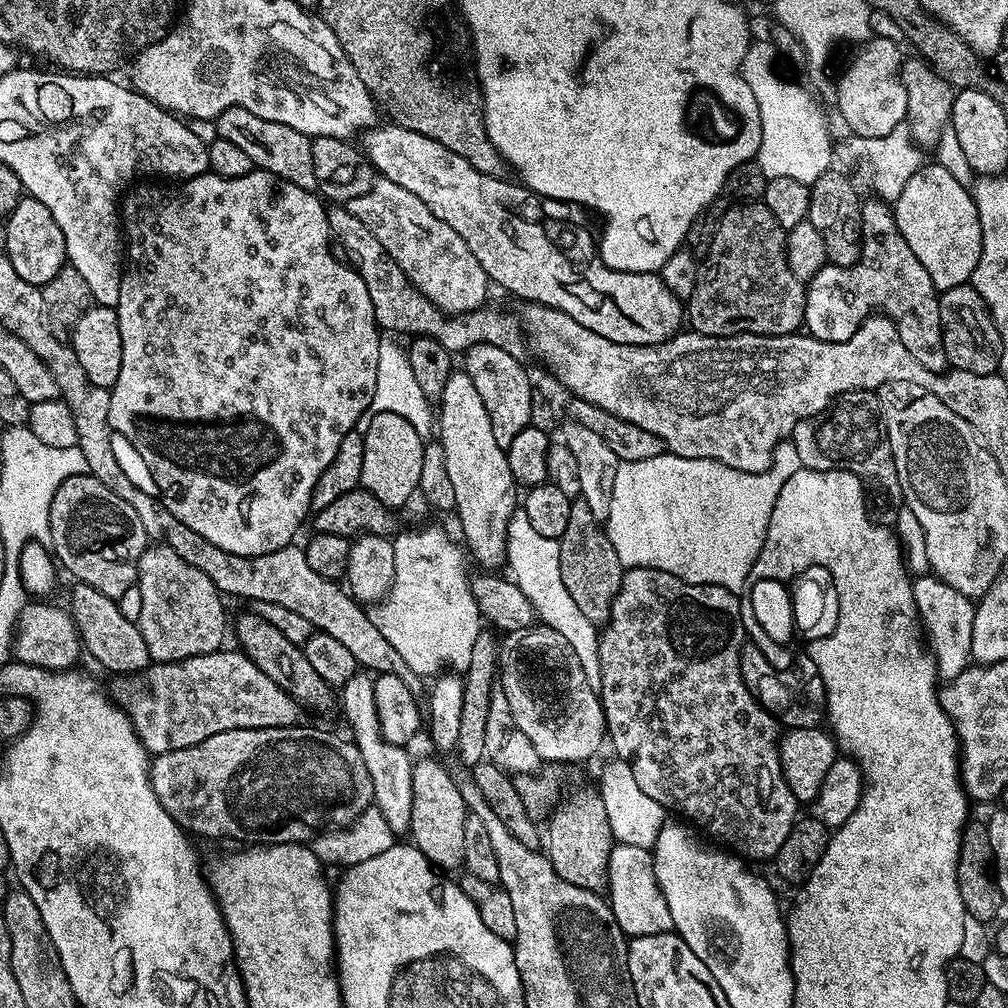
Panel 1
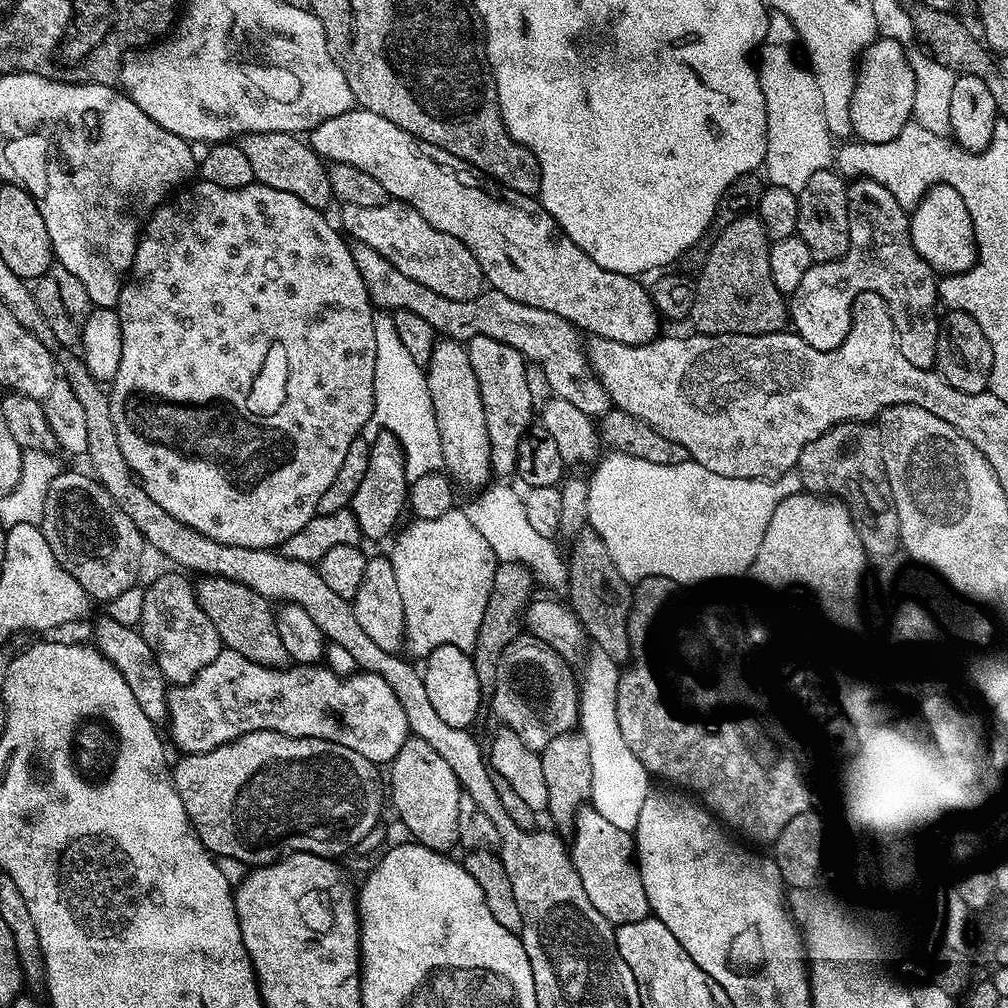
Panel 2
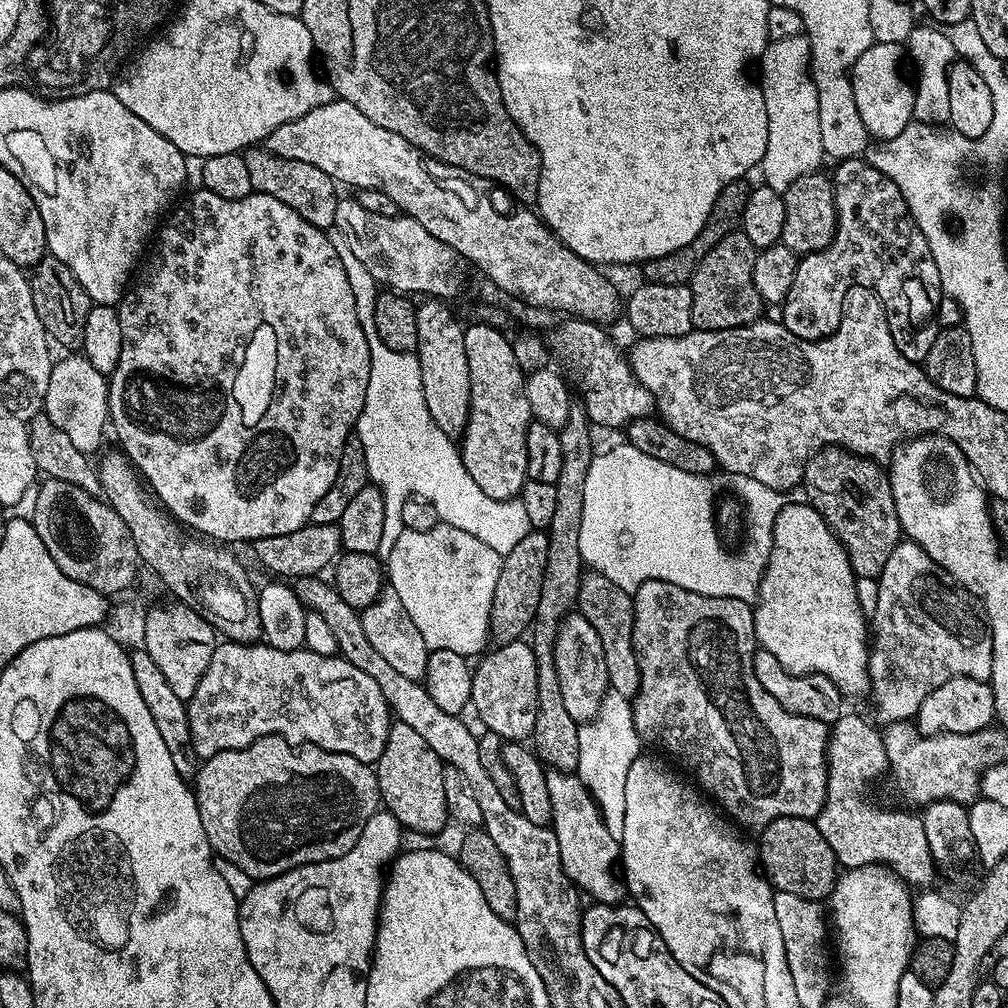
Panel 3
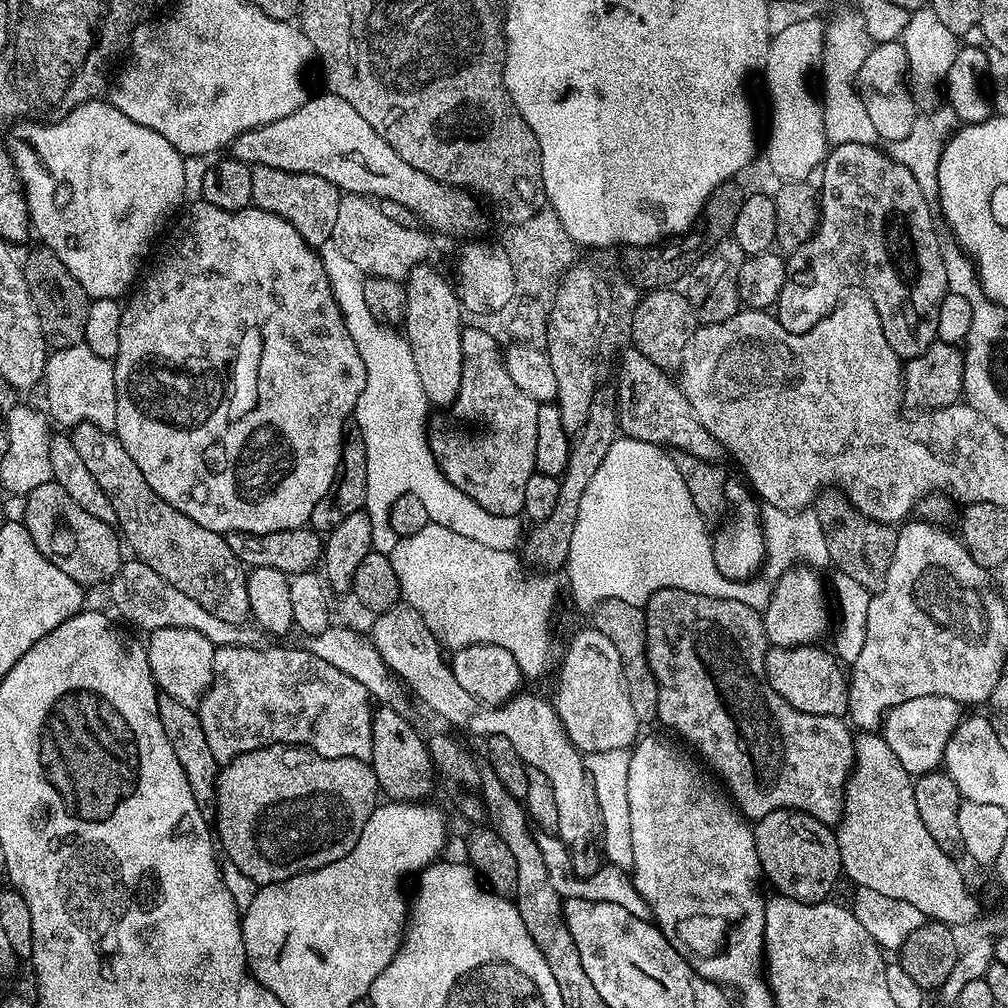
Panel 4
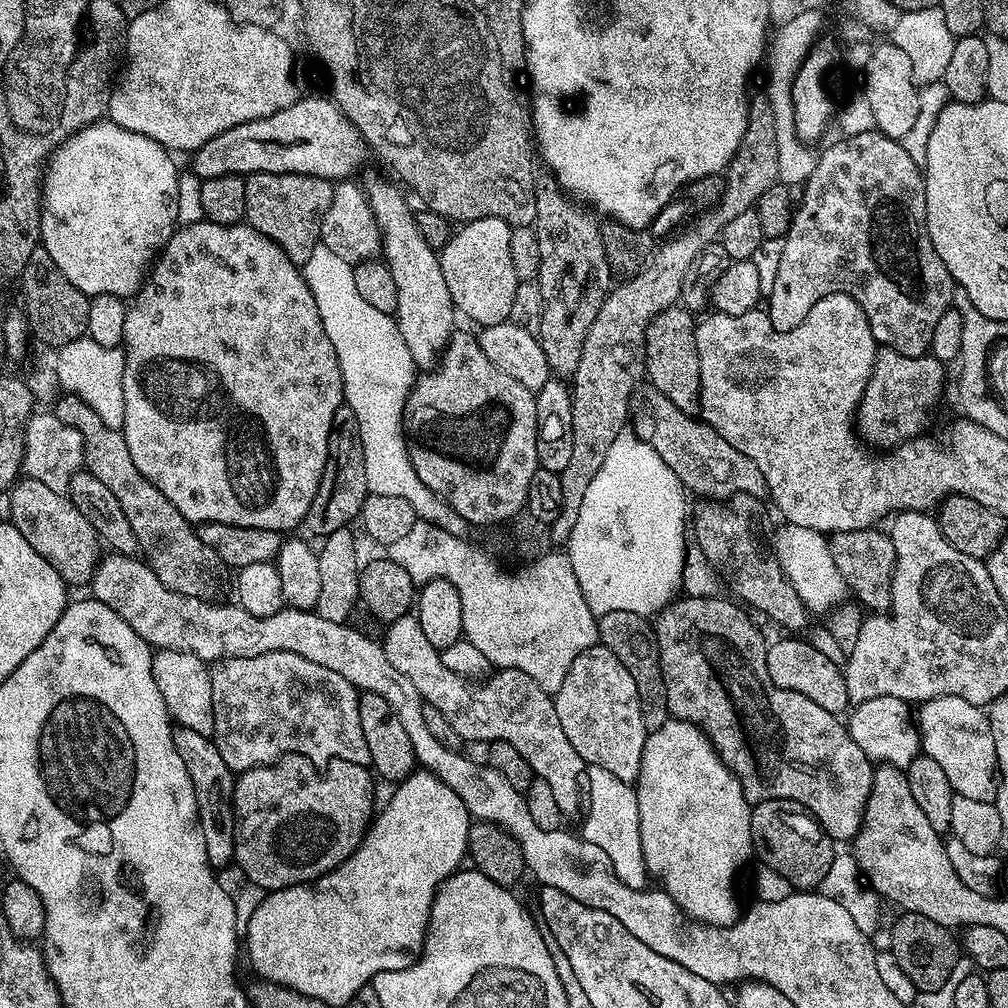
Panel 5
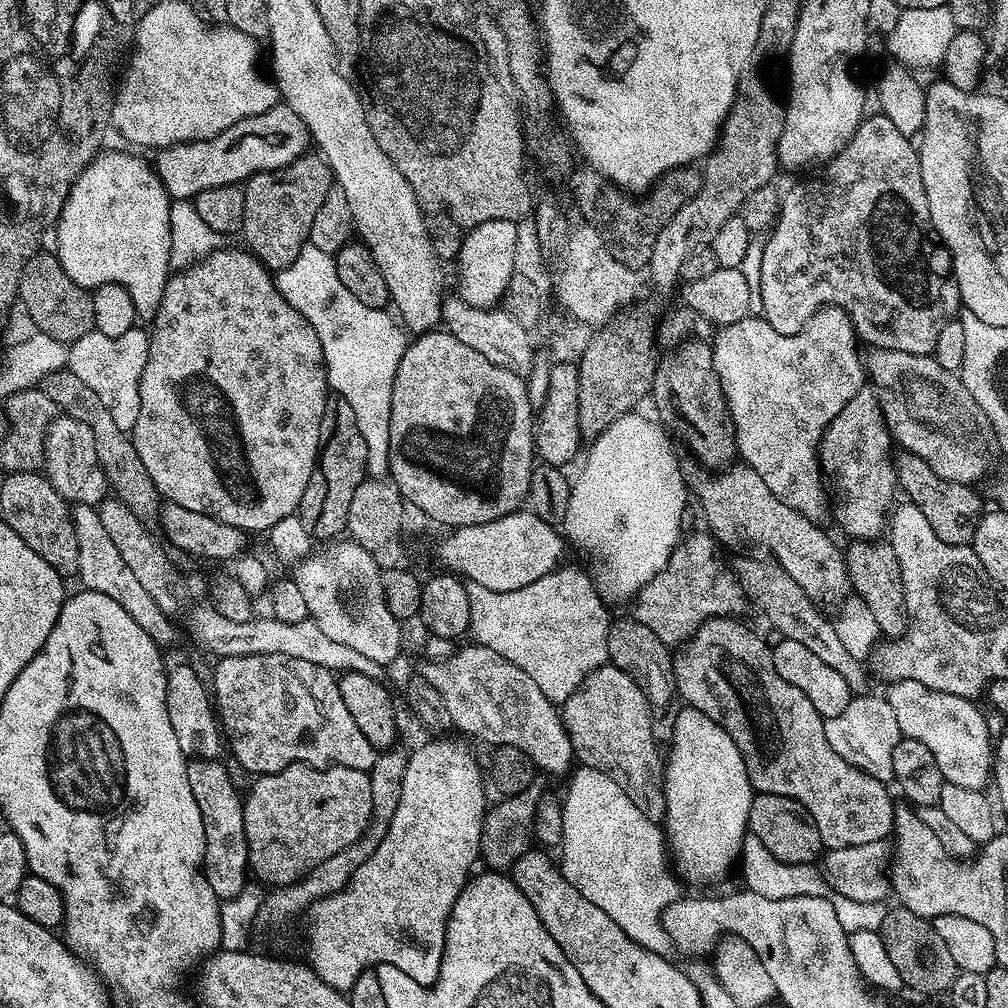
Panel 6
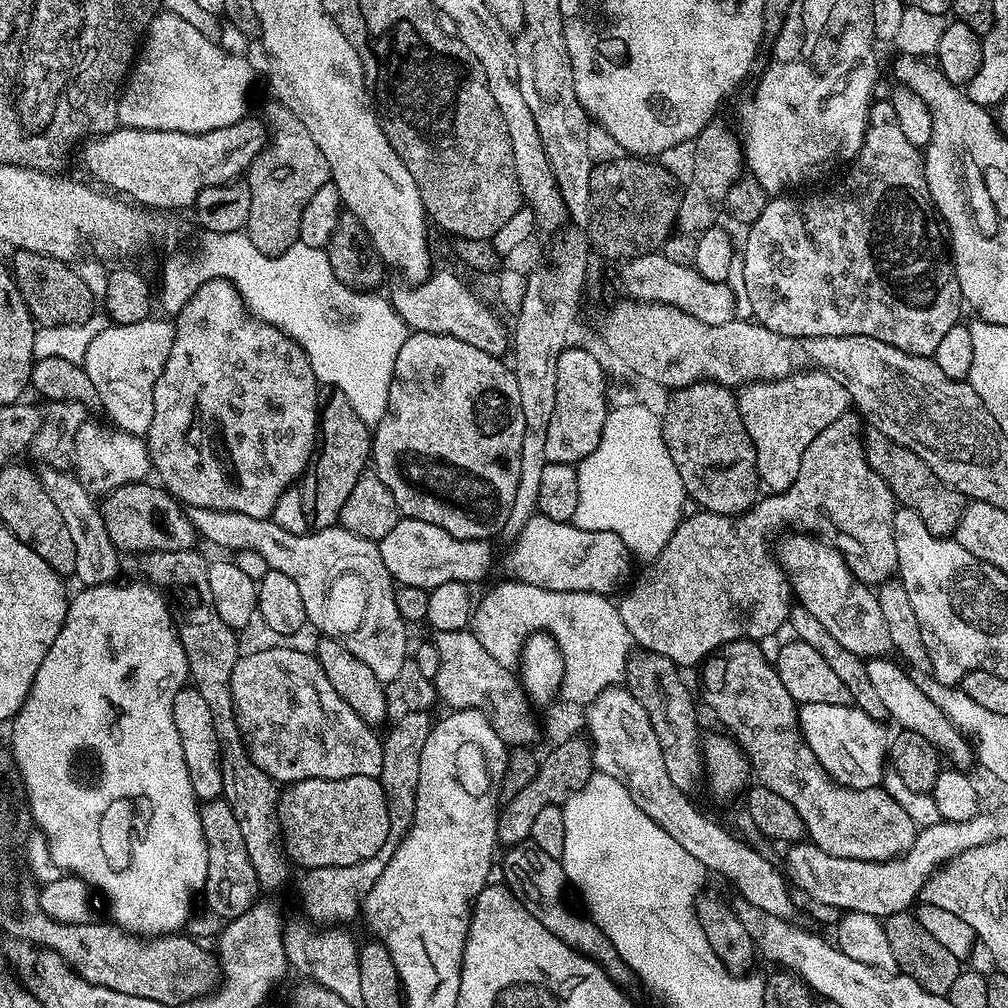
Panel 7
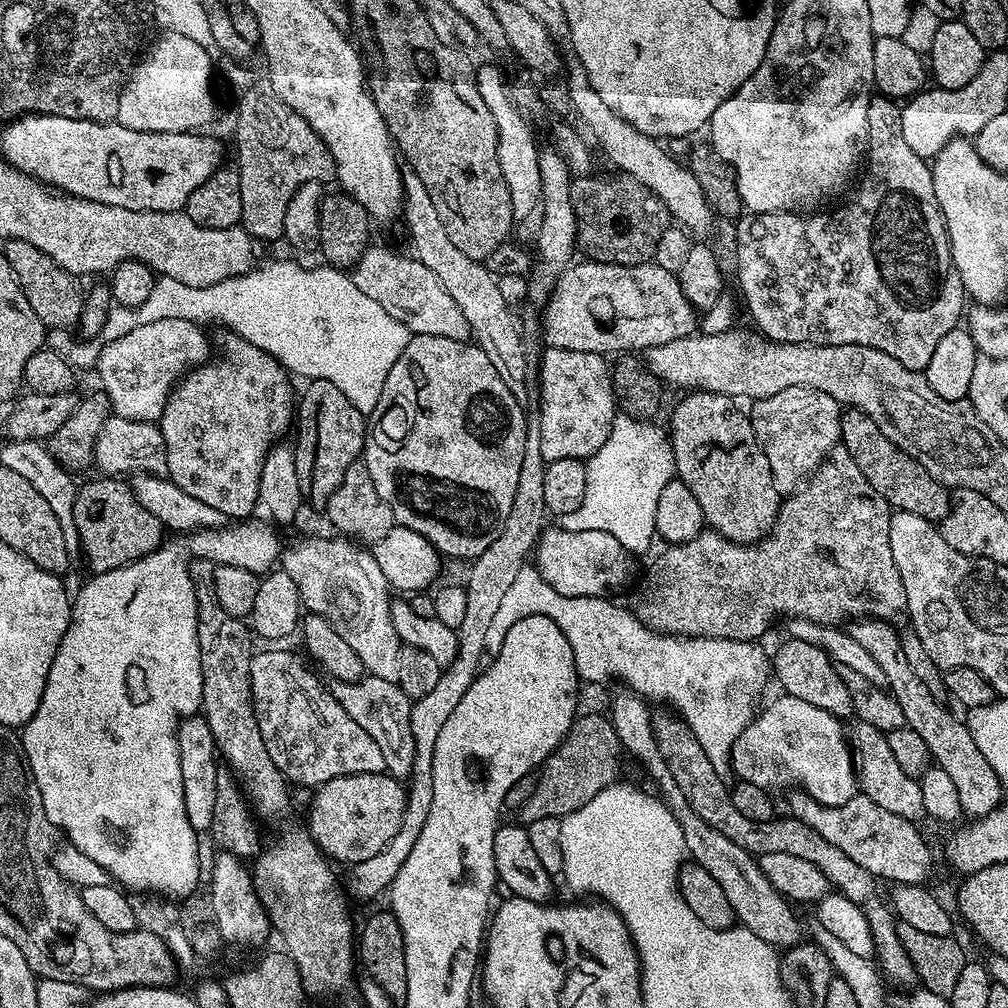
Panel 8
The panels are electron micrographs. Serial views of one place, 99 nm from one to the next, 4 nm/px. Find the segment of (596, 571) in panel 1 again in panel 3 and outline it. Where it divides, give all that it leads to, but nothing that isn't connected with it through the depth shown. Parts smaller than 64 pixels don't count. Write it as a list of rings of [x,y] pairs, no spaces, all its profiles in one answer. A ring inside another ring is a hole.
[[[585,571],[580,578],[580,589],[576,599],[578,612],[585,616],[598,632],[606,656],[606,674],[611,691],[622,694],[629,702],[640,694],[640,656],[636,650],[638,621],[634,618],[633,593],[623,592],[611,575]]]

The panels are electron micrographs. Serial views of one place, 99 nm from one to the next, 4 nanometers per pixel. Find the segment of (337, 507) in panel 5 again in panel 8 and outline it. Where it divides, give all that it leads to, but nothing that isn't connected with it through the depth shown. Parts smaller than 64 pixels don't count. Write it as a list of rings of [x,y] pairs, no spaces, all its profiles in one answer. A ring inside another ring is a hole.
[[[308,380],[308,389],[298,400],[301,413],[312,412],[316,408],[316,440],[312,436],[304,436],[294,444],[298,482],[307,499],[320,510],[327,509],[330,494],[338,490],[342,478],[346,478],[346,470],[357,463],[364,455],[366,439],[366,416],[357,410],[354,402],[334,386],[334,382],[325,380]]]

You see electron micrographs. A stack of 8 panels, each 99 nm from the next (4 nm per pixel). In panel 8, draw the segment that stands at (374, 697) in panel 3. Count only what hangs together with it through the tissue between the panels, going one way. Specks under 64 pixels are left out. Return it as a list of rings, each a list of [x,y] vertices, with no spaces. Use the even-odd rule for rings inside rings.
[[[272,646],[269,652],[257,651],[250,666],[252,705],[258,718],[258,730],[262,730],[262,742],[266,742],[266,754],[278,766],[285,780],[296,784],[319,786],[339,776],[354,774],[378,774],[385,771],[382,750],[378,750],[374,738],[342,710],[331,691],[292,652],[283,652],[280,646]]]

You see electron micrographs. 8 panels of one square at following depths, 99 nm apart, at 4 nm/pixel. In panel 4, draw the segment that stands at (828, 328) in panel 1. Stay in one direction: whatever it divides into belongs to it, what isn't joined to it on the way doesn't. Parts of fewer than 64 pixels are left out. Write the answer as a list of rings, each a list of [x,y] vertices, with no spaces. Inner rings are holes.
[[[876,144],[835,145],[825,156],[819,176],[820,225],[805,244],[787,257],[786,278],[774,305],[776,320],[794,334],[810,331],[840,303],[842,293],[849,287],[848,280],[853,280],[856,283],[853,285],[859,286],[874,302],[874,310],[878,310],[878,318],[882,318],[886,342],[890,342],[905,361],[913,360],[936,343],[939,307],[949,293],[944,248],[936,237],[936,224],[932,221],[933,205],[922,194],[922,186],[918,186],[914,174]]]

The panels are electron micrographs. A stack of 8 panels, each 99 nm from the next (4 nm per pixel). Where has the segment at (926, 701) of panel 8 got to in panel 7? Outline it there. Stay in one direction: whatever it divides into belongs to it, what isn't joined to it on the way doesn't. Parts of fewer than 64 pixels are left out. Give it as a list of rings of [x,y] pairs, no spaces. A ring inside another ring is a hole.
[[[788,534],[778,544],[780,566],[788,576],[799,607],[822,622],[833,638],[850,654],[861,658],[887,657],[892,652],[890,634],[878,607],[878,598],[869,585],[853,576],[844,556],[831,544],[812,534]]]

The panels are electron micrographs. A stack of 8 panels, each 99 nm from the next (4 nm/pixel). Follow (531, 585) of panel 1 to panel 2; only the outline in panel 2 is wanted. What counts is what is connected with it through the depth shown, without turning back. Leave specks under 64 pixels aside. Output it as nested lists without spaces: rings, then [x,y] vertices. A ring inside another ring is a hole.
[[[496,483],[485,487],[477,495],[481,496],[472,505],[467,505],[470,522],[474,522],[482,538],[490,542],[490,550],[494,550],[497,561],[524,564],[537,585],[545,584],[546,587],[563,593],[568,587],[568,569],[562,559],[562,552],[556,549],[557,541],[553,537],[538,534],[531,528],[530,522],[526,522],[524,497],[519,491],[516,493],[514,489],[507,488],[504,485],[507,483]],[[598,647],[591,649],[592,657],[584,664],[584,681],[579,681],[579,723],[578,732],[583,736],[590,754],[590,797],[591,807],[606,818],[618,830],[635,833],[638,810],[650,791],[650,774],[645,771],[638,758],[626,742],[622,742],[622,732],[618,730],[616,714],[616,686],[621,671],[614,661]]]

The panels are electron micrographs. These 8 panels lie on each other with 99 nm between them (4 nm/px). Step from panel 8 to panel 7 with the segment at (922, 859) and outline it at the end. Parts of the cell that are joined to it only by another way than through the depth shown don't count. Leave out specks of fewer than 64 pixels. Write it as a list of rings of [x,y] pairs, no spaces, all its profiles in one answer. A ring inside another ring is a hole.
[[[734,640],[723,644],[703,661],[700,672],[700,684],[704,687],[704,700],[708,708],[720,719],[725,733],[736,741],[744,754],[745,761],[750,765],[750,772],[766,790],[774,790],[774,794],[782,794],[794,810],[798,810],[798,818],[802,818],[807,839],[818,845],[826,854],[834,854],[834,858],[858,858],[859,860],[894,860],[907,852],[916,840],[918,826],[884,792],[883,787],[874,788],[845,788],[836,783],[828,771],[814,758],[814,754],[804,743],[800,734],[798,705],[790,698],[790,690],[782,686],[776,673],[773,661],[762,654],[759,643],[754,640]]]

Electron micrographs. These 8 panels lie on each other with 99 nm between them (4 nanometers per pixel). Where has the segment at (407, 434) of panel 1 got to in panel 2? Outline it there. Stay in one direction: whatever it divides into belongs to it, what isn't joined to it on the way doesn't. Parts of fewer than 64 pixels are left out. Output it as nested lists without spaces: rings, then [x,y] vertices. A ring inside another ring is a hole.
[[[381,429],[375,440],[371,441],[370,463],[366,468],[366,475],[361,485],[355,491],[354,498],[349,504],[358,520],[361,535],[366,539],[380,540],[393,527],[397,527],[397,520],[407,507],[409,479],[405,474],[404,452],[397,438],[392,432]]]

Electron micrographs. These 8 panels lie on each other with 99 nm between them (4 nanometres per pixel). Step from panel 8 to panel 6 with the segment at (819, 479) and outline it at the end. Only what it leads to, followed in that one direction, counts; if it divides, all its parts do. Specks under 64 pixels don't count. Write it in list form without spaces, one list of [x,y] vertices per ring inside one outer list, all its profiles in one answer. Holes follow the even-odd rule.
[[[865,386],[838,410],[838,418],[830,422],[830,426],[824,431],[824,437],[820,439],[821,469],[829,477],[836,476],[840,483],[840,501],[834,504],[834,520],[840,523],[842,531],[852,540],[874,540],[883,537],[886,532],[886,521],[890,516],[890,509],[898,496],[898,481],[896,479],[896,466],[894,463],[894,441],[888,432],[884,421],[884,415],[880,412],[880,401],[877,393],[871,387]],[[704,532],[685,535],[670,554],[664,569],[642,586],[631,605],[634,619],[654,630],[654,634],[669,646],[683,645],[707,620],[719,616],[739,617],[746,605],[740,579],[729,565],[727,568],[716,557],[717,541]]]

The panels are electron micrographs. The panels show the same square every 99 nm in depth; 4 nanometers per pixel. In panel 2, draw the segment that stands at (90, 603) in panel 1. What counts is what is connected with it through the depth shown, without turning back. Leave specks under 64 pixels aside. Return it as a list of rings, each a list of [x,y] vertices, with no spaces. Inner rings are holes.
[[[101,616],[101,620],[96,624],[95,648],[116,667],[122,678],[126,678],[126,686],[130,686],[138,706],[142,706],[142,714],[146,714],[152,724],[163,725],[168,719],[170,685],[158,666],[158,658],[154,658],[154,650],[150,650],[146,638],[136,628],[118,622],[113,616]]]

